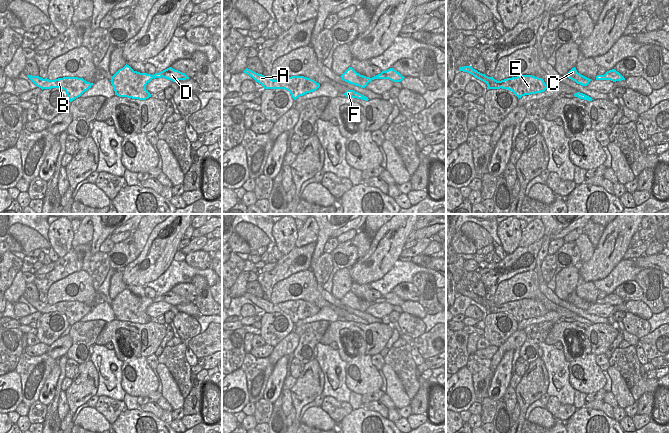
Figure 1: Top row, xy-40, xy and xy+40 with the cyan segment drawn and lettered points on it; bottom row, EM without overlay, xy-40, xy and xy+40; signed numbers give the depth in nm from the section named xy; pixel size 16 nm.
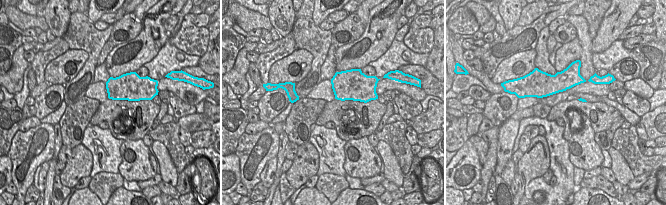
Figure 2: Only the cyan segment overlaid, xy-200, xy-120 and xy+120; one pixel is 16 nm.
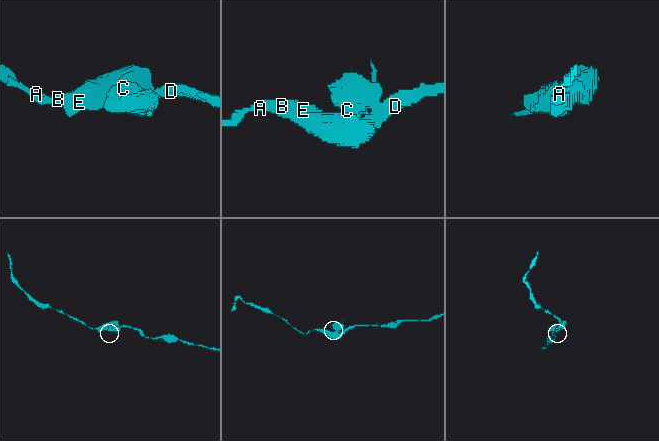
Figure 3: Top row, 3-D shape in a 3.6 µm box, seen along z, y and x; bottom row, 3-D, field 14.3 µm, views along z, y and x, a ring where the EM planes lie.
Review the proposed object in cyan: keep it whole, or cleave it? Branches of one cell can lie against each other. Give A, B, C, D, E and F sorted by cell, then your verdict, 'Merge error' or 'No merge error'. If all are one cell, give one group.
Groups: A B C D E F. No merge error

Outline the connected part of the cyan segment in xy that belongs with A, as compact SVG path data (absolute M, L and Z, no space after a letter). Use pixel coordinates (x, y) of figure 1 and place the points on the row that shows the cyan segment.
M248 68L243 72L261 84L264 89L285 89L289 91L294 100L307 93L316 91L320 87L319 83L304 76L291 76L273 80Z

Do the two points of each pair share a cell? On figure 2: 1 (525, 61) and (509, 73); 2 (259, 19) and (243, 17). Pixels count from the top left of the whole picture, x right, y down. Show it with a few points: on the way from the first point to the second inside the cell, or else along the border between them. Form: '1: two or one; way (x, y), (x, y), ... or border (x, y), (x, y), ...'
1: one; way (520, 60), (516, 61), (511, 68)
2: one; way (255, 19), (247, 19)

